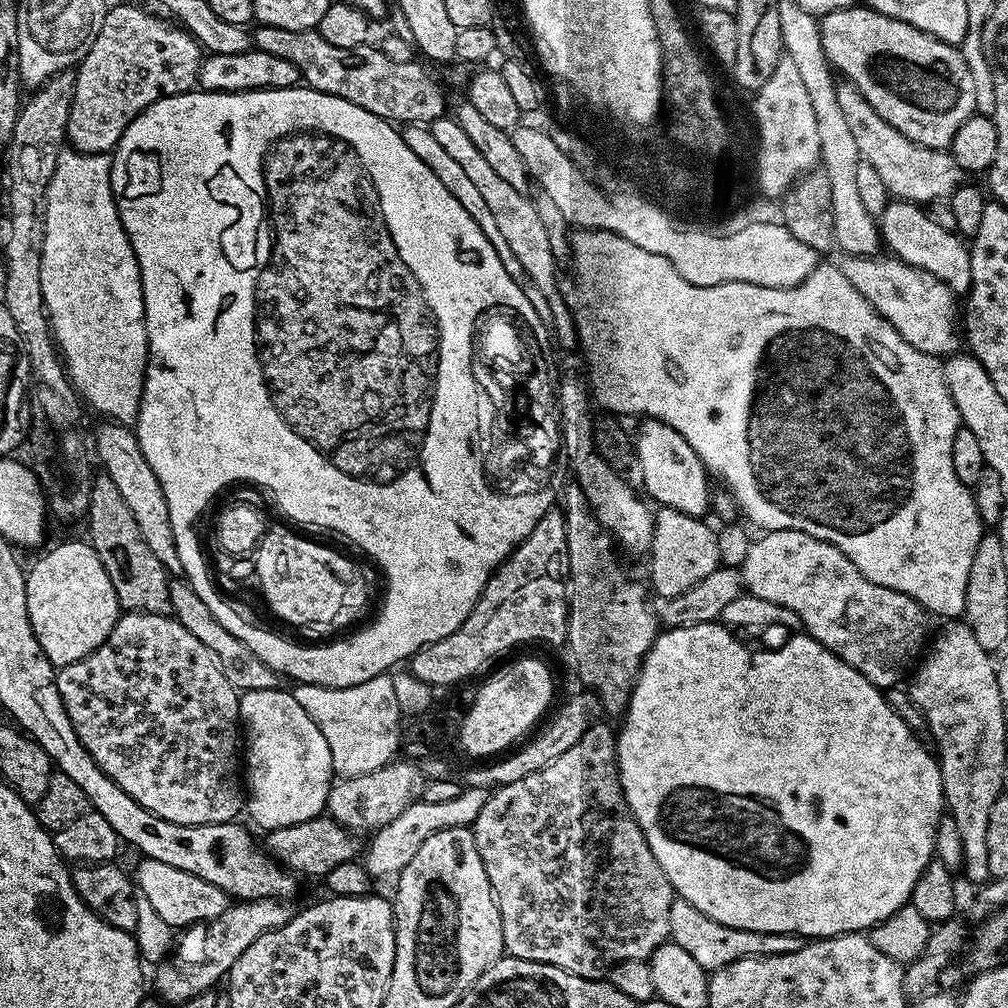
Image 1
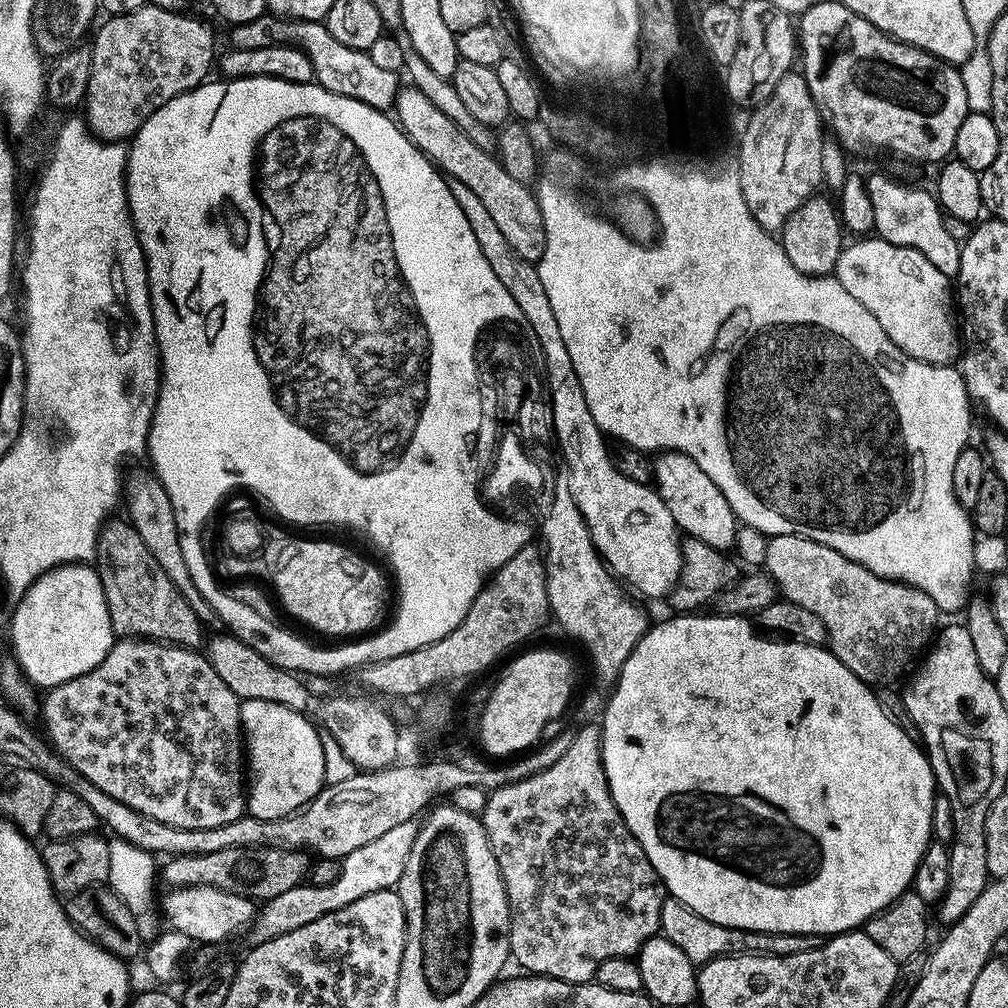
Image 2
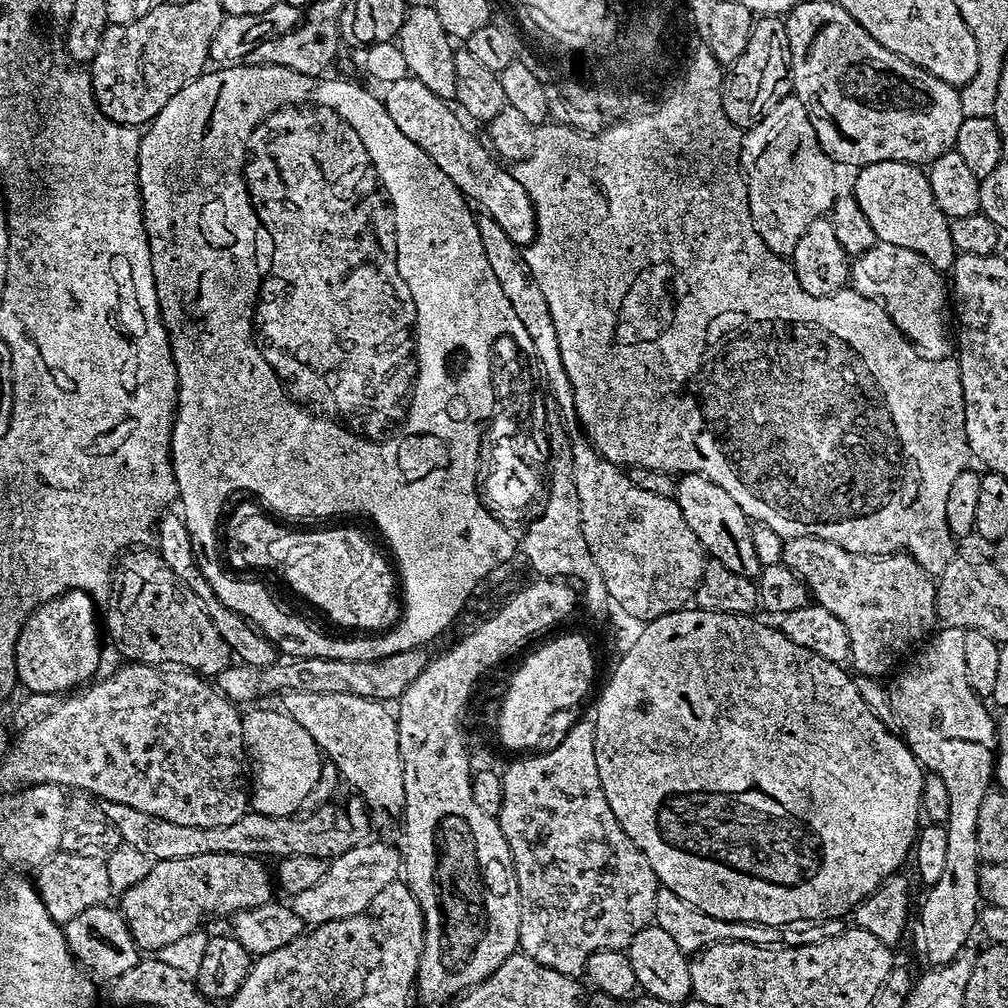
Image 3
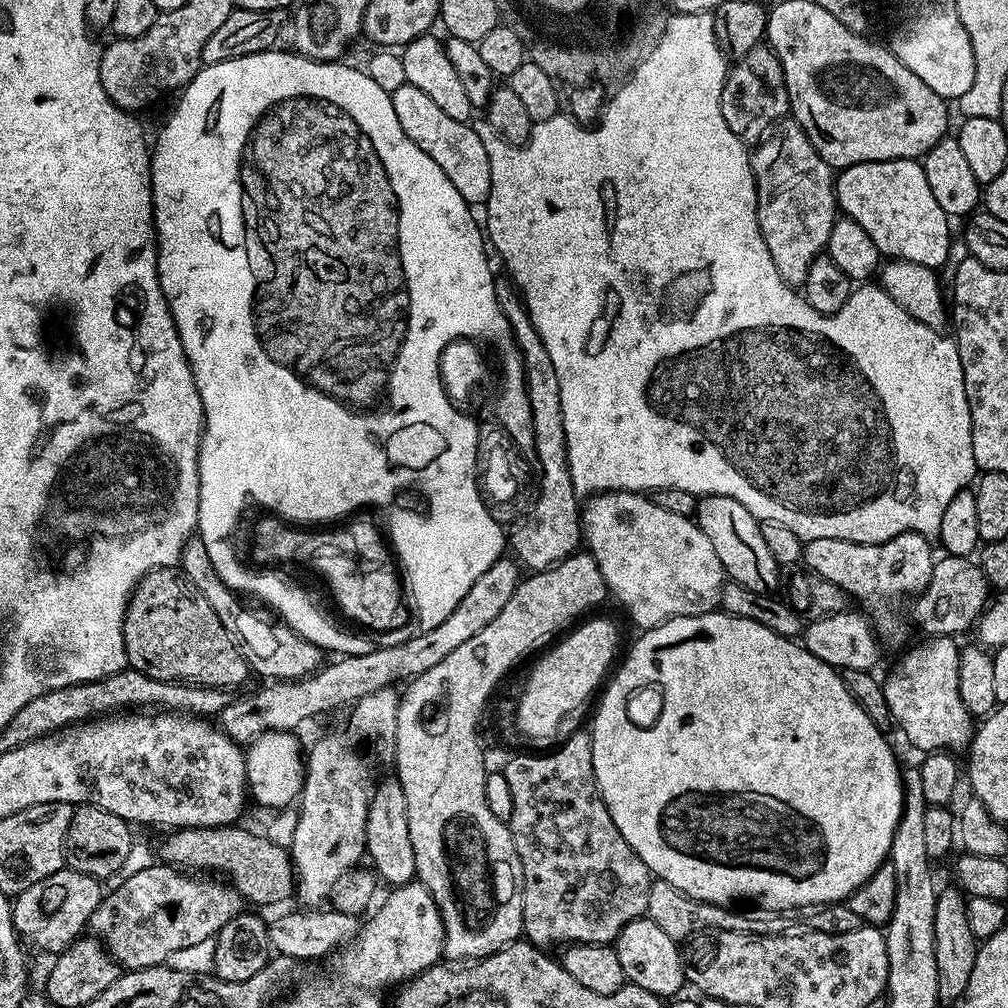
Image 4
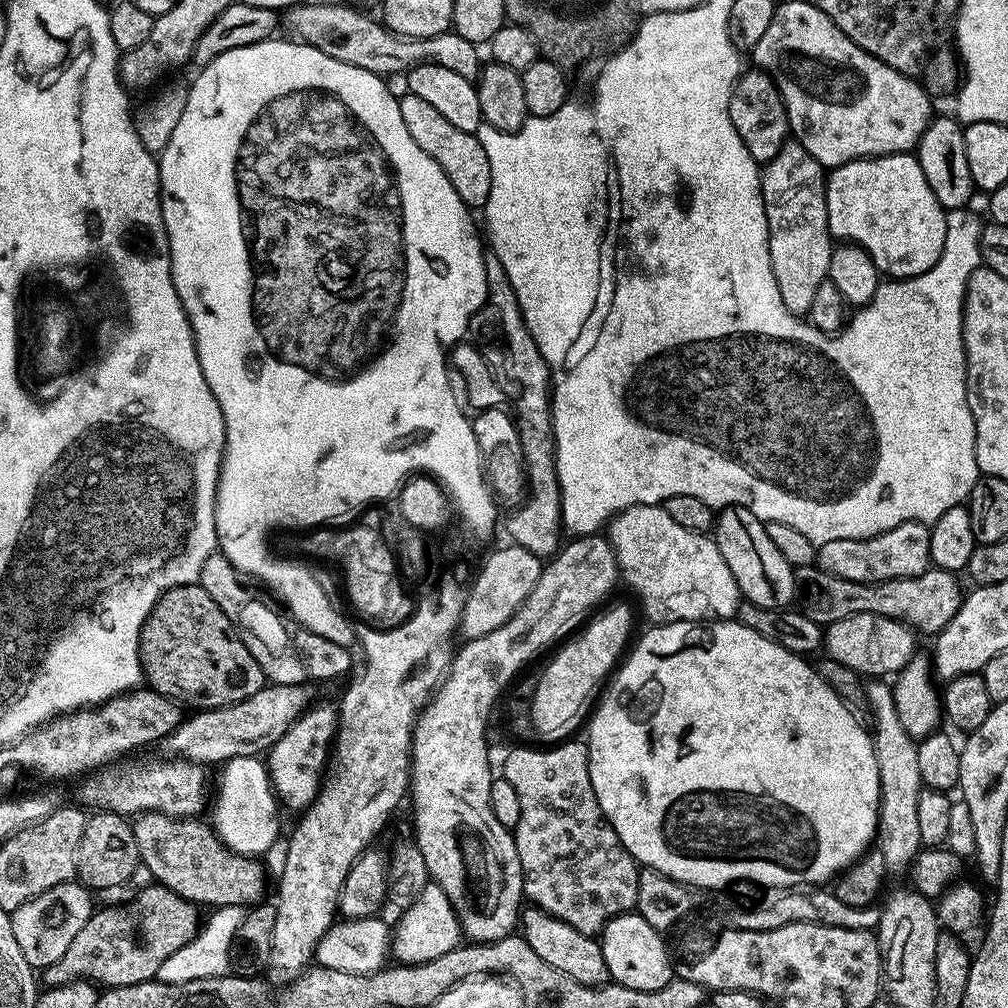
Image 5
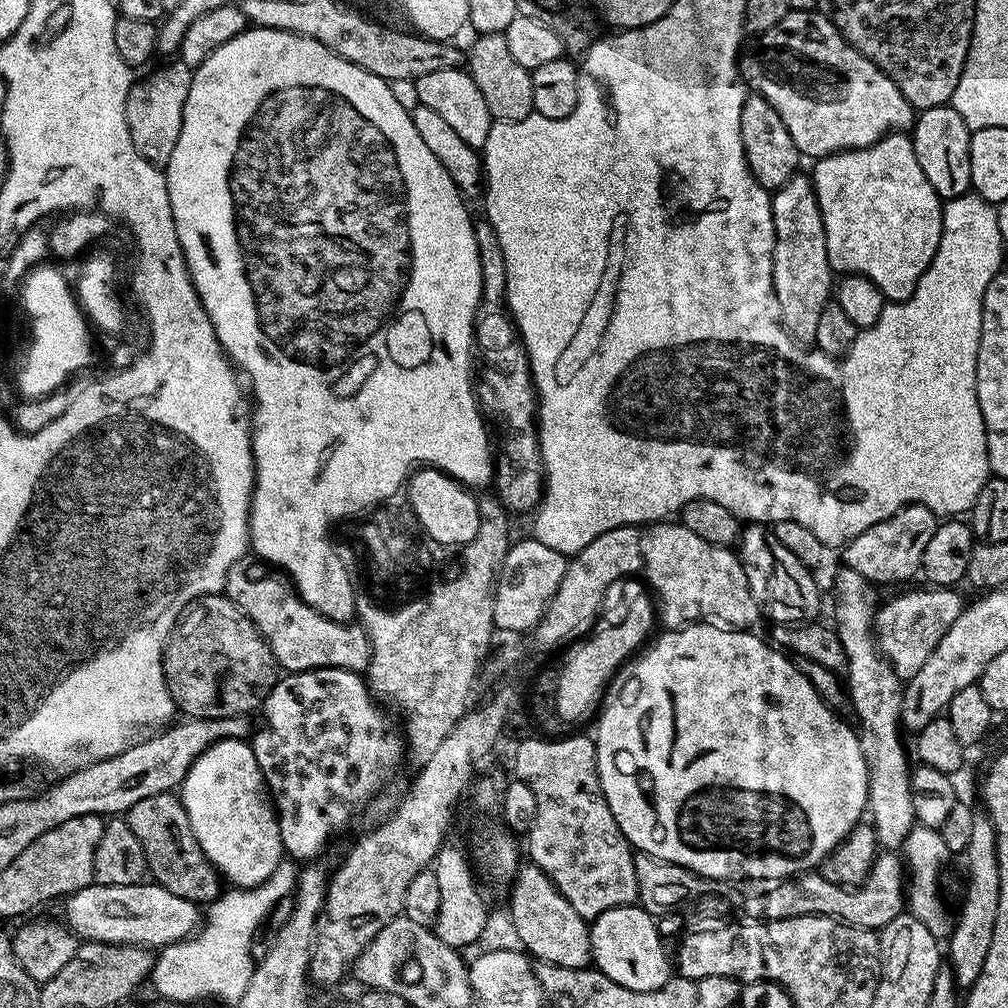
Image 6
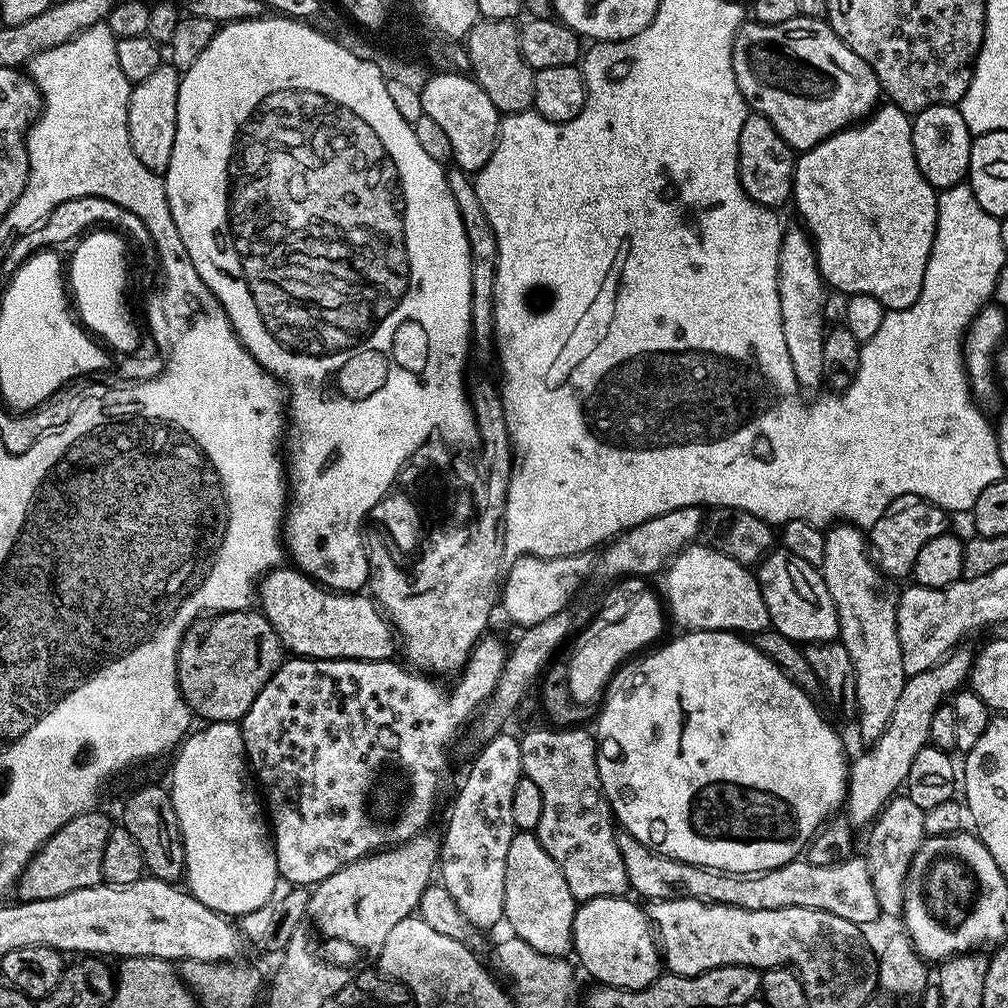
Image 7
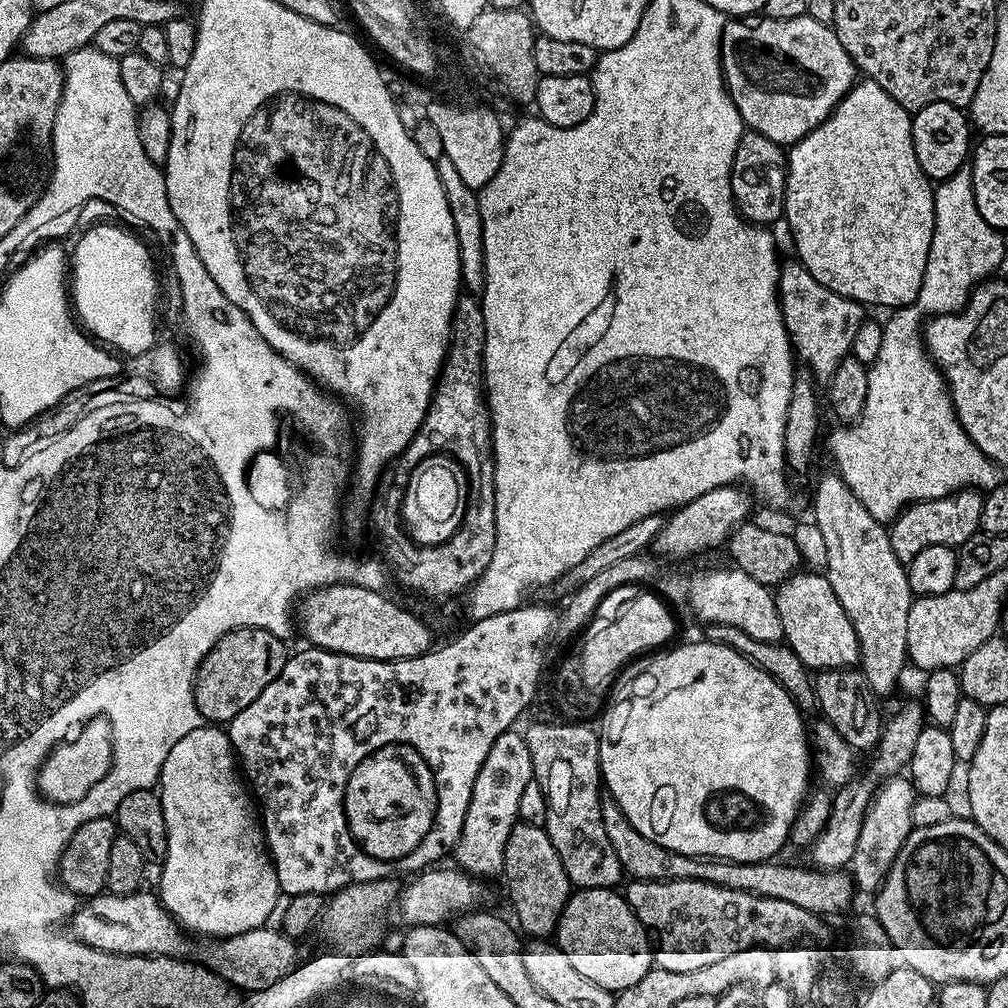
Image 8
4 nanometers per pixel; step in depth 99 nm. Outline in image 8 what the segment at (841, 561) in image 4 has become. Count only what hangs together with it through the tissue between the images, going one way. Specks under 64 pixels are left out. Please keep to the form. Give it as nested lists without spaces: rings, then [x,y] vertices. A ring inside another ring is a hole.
[[[965,490],[954,492],[950,496],[943,496],[937,500],[917,500],[905,507],[895,520],[891,521],[888,528],[890,546],[894,548],[894,554],[902,561],[909,561],[918,554],[918,550],[926,550],[926,546],[950,546],[959,548],[965,544],[970,537],[977,535],[981,531],[980,519],[982,518],[982,506],[984,496],[976,490]]]

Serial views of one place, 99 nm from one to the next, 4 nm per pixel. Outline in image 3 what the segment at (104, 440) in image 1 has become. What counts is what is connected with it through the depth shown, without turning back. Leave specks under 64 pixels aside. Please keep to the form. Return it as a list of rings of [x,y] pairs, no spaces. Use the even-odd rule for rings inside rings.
[[[168,510],[157,519],[154,525],[154,544],[166,562],[166,566],[170,566],[170,570],[174,570],[174,574],[178,574],[180,581],[186,586],[190,586],[190,590],[194,590],[194,594],[198,594],[198,602],[202,602],[206,614],[210,614],[210,622],[214,622],[218,634],[222,634],[222,642],[226,642],[226,646],[230,646],[233,657],[239,663],[259,668],[276,663],[278,659],[276,645],[268,641],[263,632],[253,628],[244,617],[238,615],[234,610],[230,610],[230,606],[226,606],[222,602],[222,598],[218,598],[218,594],[214,594],[210,582],[206,582],[206,574],[202,574],[196,556],[192,553],[192,539],[188,533],[188,527],[184,525],[183,519],[177,513],[175,516],[171,510]]]

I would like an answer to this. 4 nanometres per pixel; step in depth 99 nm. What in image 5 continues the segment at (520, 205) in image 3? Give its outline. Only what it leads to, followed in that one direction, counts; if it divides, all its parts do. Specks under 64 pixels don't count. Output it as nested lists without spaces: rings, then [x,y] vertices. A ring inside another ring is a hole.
[[[407,95],[399,99],[402,110],[402,122],[406,122],[406,130],[410,130],[410,138],[442,166],[446,178],[450,178],[450,186],[462,198],[469,209],[483,209],[490,194],[490,158],[486,158],[486,150],[482,150],[482,142],[478,142],[475,134],[466,130],[458,130],[458,126],[450,126],[434,106],[429,106],[423,98]]]

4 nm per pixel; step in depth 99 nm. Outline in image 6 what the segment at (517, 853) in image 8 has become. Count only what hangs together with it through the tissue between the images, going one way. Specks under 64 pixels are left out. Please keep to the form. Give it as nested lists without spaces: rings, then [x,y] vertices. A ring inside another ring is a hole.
[[[524,862],[517,867],[516,879],[510,885],[511,892],[508,908],[512,911],[512,928],[524,943],[523,951],[529,957],[541,964],[563,968],[586,968],[592,964],[589,921],[582,919],[578,910],[574,910],[574,906],[562,898],[554,882],[546,878],[537,864]]]

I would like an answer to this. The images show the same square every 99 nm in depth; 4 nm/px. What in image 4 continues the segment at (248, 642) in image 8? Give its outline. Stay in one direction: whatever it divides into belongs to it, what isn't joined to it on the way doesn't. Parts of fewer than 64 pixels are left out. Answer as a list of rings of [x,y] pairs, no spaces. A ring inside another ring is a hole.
[[[156,568],[140,579],[124,615],[124,645],[128,667],[155,680],[236,690],[250,677],[247,655],[218,622],[210,602],[176,568]]]

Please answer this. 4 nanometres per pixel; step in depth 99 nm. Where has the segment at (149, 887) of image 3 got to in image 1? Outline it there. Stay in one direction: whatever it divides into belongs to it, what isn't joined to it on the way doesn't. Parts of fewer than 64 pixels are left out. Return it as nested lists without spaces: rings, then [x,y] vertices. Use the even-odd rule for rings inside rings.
[[[318,815],[312,820],[298,822],[294,826],[273,828],[262,840],[262,847],[280,868],[292,874],[301,872],[304,876],[320,876],[327,878],[334,866],[342,866],[348,860],[356,860],[361,855],[361,837],[349,832],[347,828],[337,824],[325,815]]]

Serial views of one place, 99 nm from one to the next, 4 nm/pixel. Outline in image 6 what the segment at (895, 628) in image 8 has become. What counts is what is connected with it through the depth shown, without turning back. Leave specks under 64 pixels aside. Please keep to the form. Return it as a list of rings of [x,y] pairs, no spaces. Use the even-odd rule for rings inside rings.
[[[841,567],[840,573],[836,576],[836,620],[834,627],[838,638],[842,638],[842,650],[846,650],[848,655],[848,670],[846,673],[846,683],[848,693],[852,698],[852,705],[856,710],[855,719],[858,723],[858,735],[862,754],[866,758],[868,767],[868,806],[870,813],[870,823],[876,832],[876,837],[881,849],[896,850],[903,845],[905,838],[910,834],[910,830],[916,824],[914,814],[914,798],[912,797],[912,768],[908,764],[910,752],[904,749],[904,740],[900,737],[902,733],[902,721],[900,711],[904,701],[904,684],[898,678],[898,674],[892,669],[892,663],[884,657],[880,651],[880,645],[876,643],[874,625],[876,622],[876,600],[877,585],[872,581],[862,578],[858,570],[850,570]]]

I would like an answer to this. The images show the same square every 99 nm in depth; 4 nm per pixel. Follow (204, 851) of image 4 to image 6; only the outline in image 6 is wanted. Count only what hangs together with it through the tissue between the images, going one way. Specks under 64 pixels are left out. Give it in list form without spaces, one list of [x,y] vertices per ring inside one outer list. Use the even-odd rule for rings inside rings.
[[[172,792],[150,794],[150,798],[134,802],[126,819],[138,842],[142,842],[142,854],[146,854],[148,872],[155,883],[170,890],[170,894],[178,894],[178,898],[186,898],[197,906],[208,906],[221,896],[222,877],[194,838],[184,805]]]

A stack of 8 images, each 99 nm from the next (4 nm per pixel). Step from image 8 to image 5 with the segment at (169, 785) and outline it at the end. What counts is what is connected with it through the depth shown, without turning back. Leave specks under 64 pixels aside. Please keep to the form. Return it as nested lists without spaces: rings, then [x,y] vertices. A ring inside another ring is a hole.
[[[239,756],[224,761],[219,769],[220,781],[214,784],[214,799],[210,804],[210,823],[220,841],[231,850],[243,856],[260,858],[276,839],[282,836],[280,830],[281,805],[272,790],[265,761],[260,756]]]

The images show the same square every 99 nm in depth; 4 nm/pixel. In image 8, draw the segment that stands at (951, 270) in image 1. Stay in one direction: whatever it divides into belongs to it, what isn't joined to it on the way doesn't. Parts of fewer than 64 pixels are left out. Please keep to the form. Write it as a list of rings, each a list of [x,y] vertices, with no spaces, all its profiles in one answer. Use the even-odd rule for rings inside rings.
[[[867,78],[852,85],[847,94],[838,102],[838,106],[820,125],[806,138],[791,145],[786,152],[788,158],[788,177],[786,178],[786,194],[784,195],[784,220],[792,231],[792,240],[796,243],[799,263],[804,265],[808,273],[822,286],[834,290],[834,294],[842,294],[846,298],[858,301],[859,304],[876,308],[892,308],[899,310],[914,304],[922,290],[922,278],[926,274],[926,262],[930,254],[930,242],[934,238],[934,188],[928,176],[918,166],[918,158],[914,154],[912,141],[912,116],[878,86],[878,82]]]

